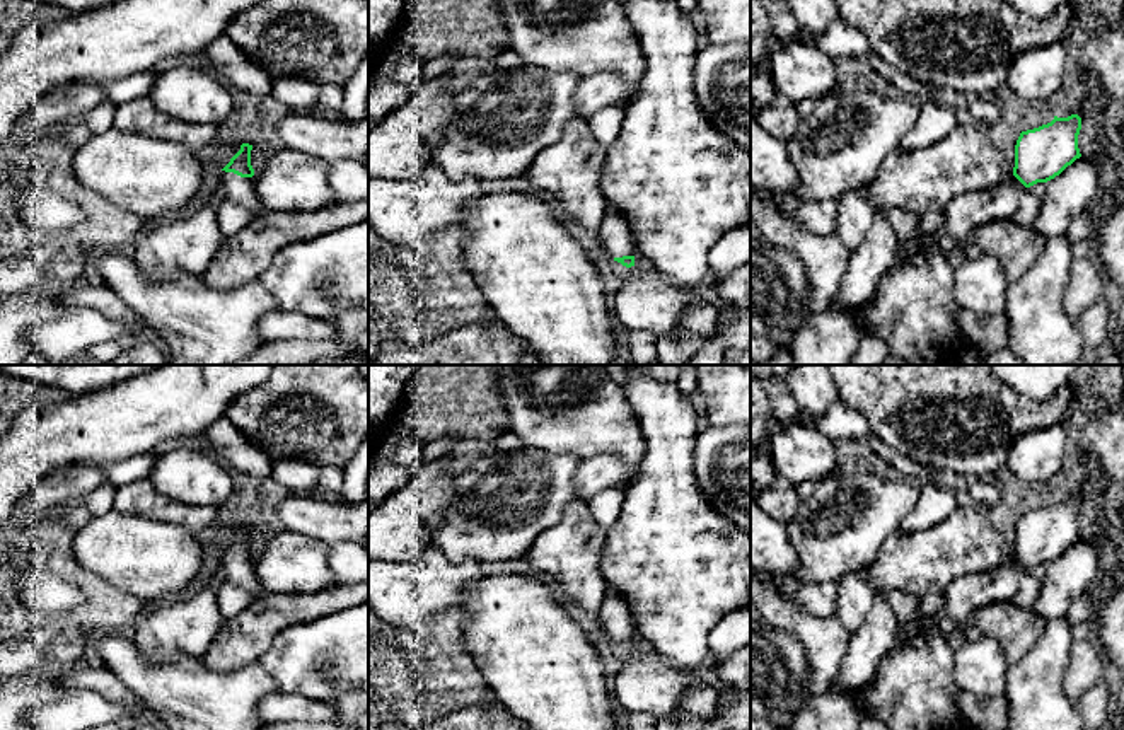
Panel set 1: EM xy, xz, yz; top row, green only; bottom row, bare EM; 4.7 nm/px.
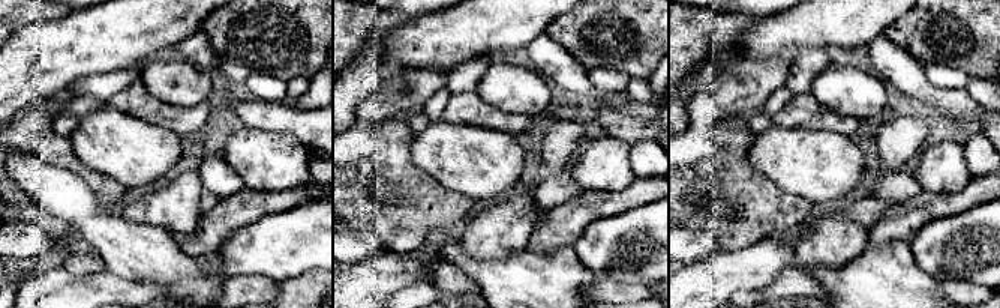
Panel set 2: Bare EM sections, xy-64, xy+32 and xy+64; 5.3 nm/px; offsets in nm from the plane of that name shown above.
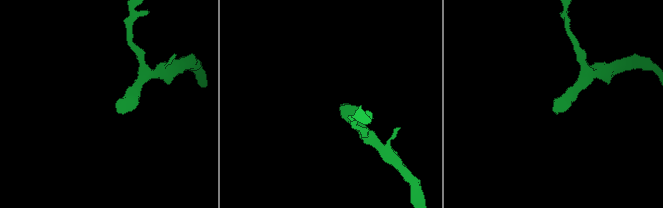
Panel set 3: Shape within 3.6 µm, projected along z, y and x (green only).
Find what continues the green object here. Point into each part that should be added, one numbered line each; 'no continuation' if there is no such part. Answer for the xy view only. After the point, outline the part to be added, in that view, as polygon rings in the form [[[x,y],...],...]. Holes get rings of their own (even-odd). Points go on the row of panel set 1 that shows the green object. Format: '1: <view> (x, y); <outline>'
1: xy (231, 186); [[[217,171],[215,184],[220,200],[229,200],[249,211],[263,211],[264,206],[258,196],[252,177],[240,177],[234,172]]]

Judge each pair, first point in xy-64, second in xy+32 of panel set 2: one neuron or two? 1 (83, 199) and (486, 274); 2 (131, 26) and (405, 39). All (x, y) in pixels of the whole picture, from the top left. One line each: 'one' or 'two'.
1: one
2: one

